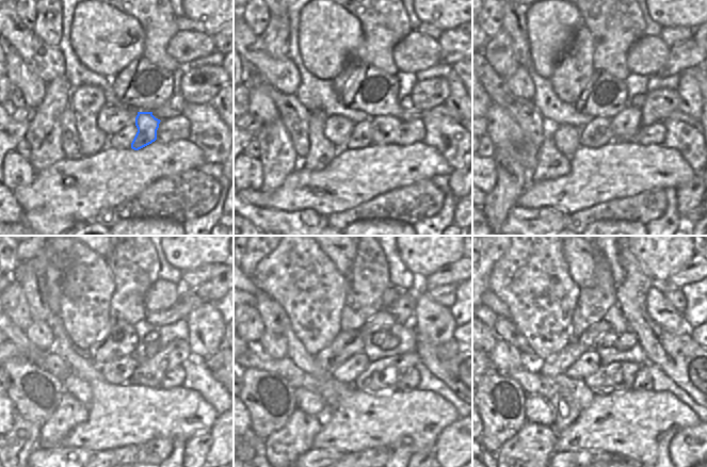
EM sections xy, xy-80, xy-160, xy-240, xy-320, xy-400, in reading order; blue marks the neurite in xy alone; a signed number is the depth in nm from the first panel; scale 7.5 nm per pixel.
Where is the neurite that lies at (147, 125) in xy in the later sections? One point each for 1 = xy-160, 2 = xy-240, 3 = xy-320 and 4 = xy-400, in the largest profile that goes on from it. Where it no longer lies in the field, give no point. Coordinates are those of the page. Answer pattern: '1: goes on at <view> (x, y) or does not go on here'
1: goes on at xy-160 (625, 125)
2: goes on at xy-240 (147, 351)
3: goes on at xy-320 (390, 342)
4: goes on at xy-400 (628, 339)

